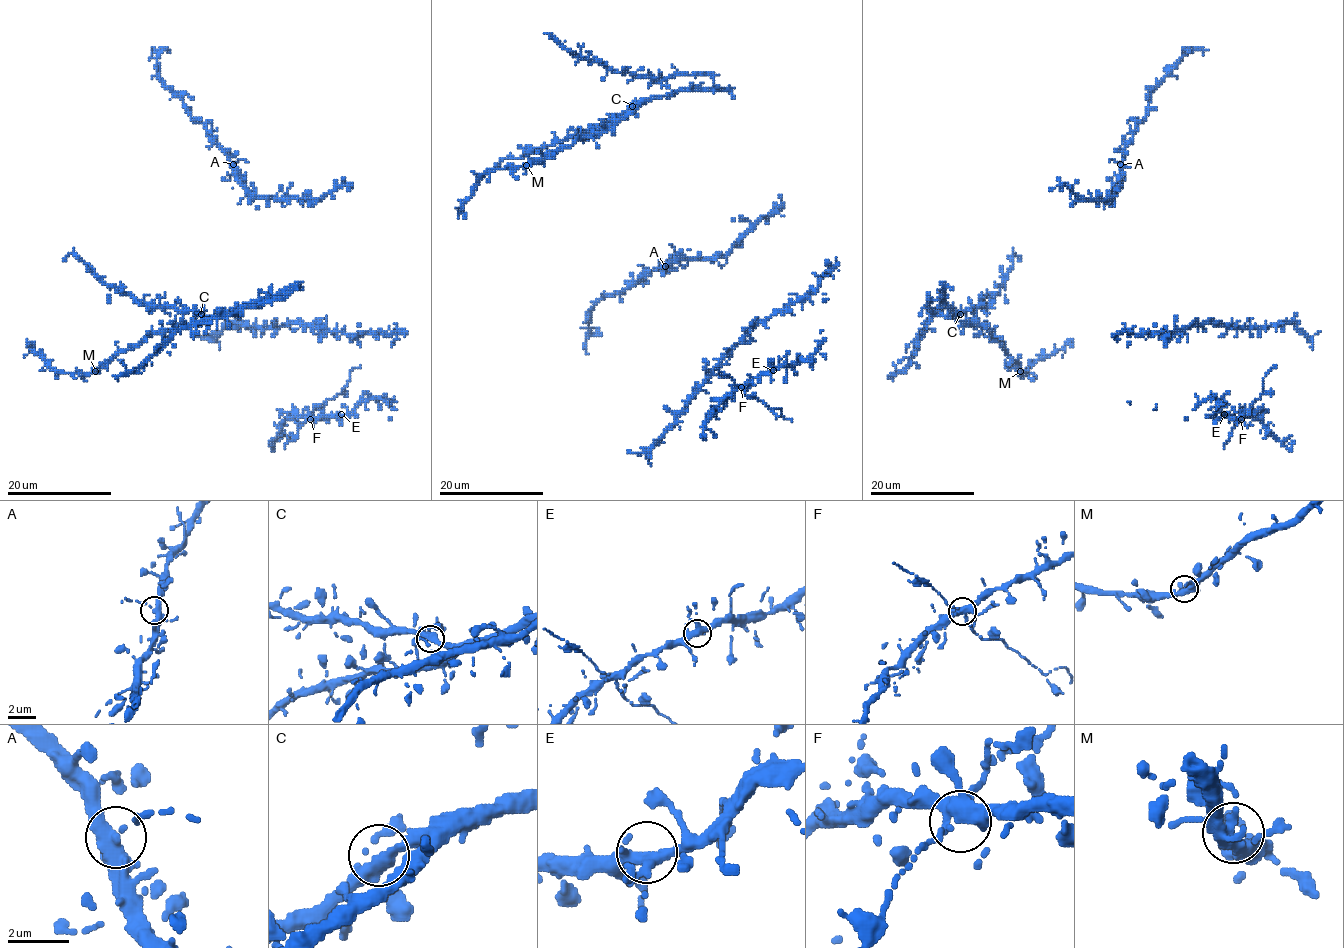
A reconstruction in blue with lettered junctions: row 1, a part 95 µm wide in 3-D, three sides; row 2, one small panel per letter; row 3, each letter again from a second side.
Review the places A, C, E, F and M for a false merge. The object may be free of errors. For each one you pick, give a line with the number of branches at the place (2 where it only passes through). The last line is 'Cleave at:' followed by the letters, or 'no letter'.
Cleave at: no letter

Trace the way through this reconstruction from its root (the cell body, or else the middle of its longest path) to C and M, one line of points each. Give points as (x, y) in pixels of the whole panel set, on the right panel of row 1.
C: (952, 289), (946, 285), (944, 299), (955, 315), (960, 314)
M: (952, 289), (946, 285), (944, 299), (950, 310), (964, 323), (986, 328), (1020, 371)

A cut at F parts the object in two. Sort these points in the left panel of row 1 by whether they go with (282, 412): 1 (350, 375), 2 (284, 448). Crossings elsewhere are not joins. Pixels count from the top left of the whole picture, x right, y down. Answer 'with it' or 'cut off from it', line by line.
1: cut off from it
2: cut off from it

